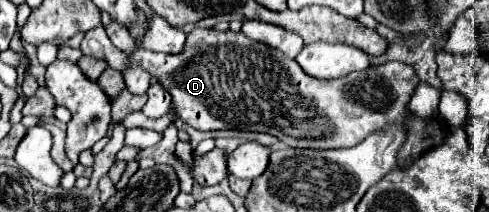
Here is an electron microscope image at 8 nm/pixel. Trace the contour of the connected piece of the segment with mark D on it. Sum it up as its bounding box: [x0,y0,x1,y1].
[80,25,448,169]

